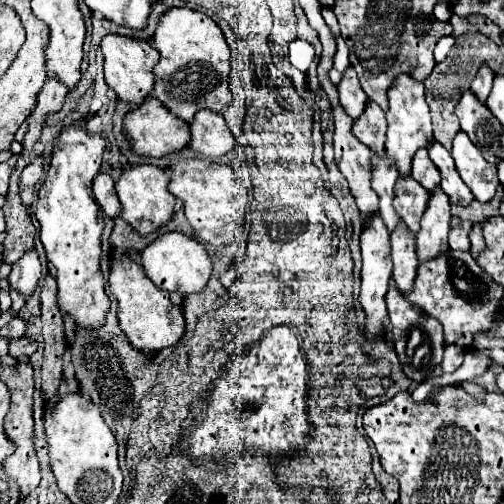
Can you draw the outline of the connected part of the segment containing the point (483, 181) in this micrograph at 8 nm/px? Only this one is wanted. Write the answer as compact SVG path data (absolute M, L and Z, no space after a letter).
M459 132L455 136L451 154L453 154L459 176L471 188L475 198L479 202L489 202L499 188L495 164L489 164L479 154L479 148L469 140L465 132Z

